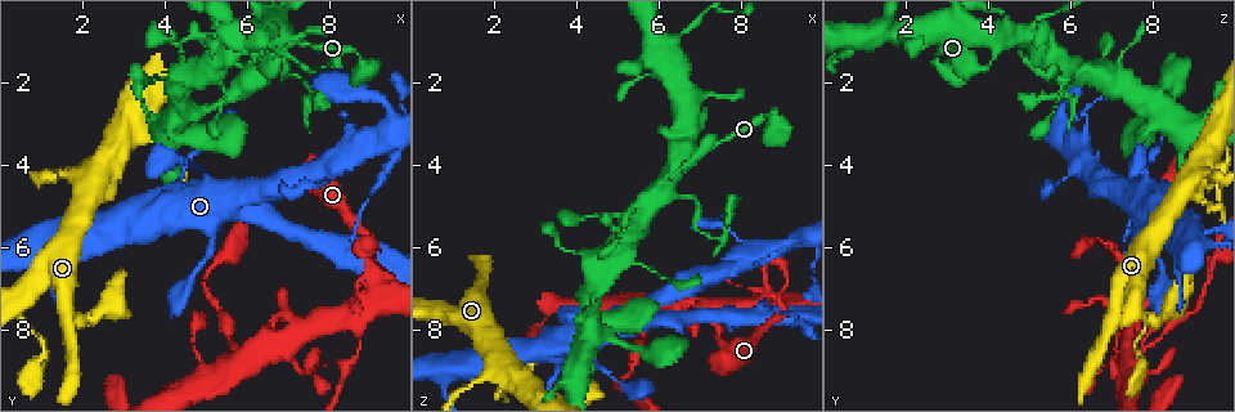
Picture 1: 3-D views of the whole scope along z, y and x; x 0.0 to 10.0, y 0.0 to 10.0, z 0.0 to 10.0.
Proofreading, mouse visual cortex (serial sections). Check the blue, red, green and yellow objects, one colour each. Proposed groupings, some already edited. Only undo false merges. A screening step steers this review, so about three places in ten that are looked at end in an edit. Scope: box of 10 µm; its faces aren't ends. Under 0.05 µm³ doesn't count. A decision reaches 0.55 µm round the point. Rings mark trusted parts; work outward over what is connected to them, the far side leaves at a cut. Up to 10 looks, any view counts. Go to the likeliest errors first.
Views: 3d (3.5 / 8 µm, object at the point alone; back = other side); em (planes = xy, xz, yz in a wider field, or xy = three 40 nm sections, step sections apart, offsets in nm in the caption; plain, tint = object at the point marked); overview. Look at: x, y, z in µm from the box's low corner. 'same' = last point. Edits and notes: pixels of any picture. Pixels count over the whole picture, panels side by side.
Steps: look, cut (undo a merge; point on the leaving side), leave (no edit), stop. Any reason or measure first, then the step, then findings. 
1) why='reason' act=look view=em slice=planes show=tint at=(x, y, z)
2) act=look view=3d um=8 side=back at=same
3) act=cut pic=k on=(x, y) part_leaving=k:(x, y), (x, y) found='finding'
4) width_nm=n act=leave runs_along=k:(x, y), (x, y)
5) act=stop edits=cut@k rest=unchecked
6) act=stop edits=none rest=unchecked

why='abrupt turn' act=look view=3d um=3.5 at=(6.90, 1.30, 4.90)

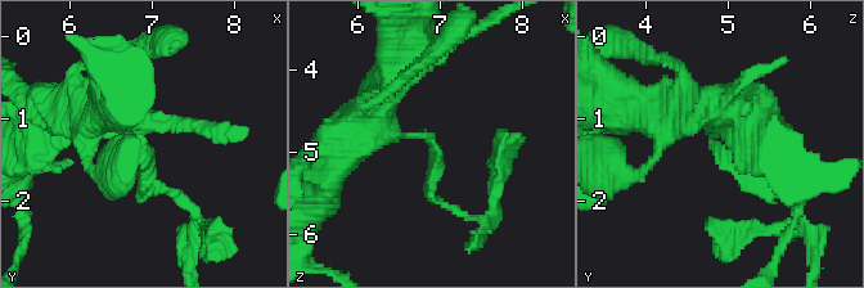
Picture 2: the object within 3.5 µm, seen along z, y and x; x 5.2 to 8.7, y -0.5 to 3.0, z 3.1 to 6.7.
arm_widths_nm=200,350 why='shape alone is not enough' act=look view=em slice=xy step=5 show=tint at=(6.85, 1.35, 4.90)

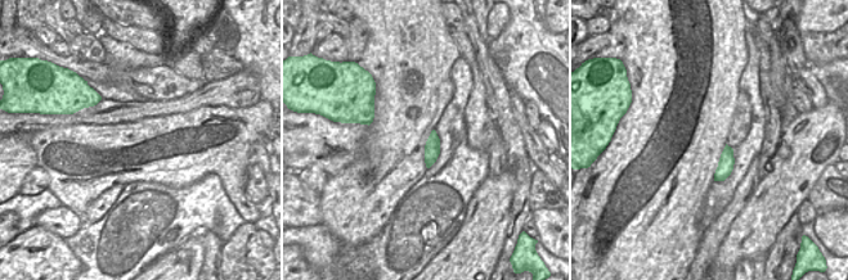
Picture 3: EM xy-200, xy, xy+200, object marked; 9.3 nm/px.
act=leave runs_along=2:(71, 109), (139, 134), (158, 185) found='all the same cell'

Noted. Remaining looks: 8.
why='side arm on a straight run' act=look view=3d um=3.5 at=(1.65, 7.50, 7.15)

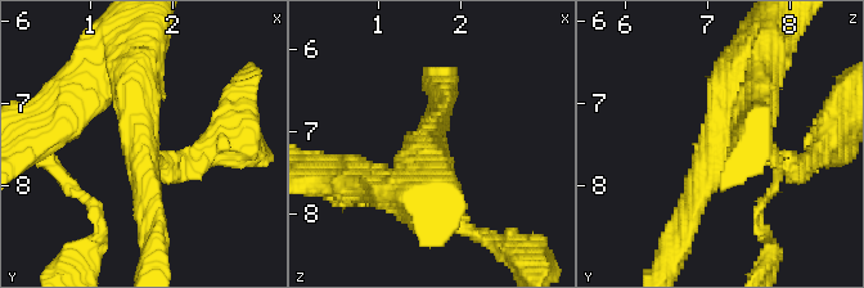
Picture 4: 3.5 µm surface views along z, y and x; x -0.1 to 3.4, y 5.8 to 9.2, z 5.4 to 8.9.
arm_widths_nm=150,300,500 act=leave runs_along=4:(751, 62), (715, 140), (791, 165) found='one cell here'

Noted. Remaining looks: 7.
why='branch point' act=look view=3d um=8 at=(8.90, 6.25, 7.35)

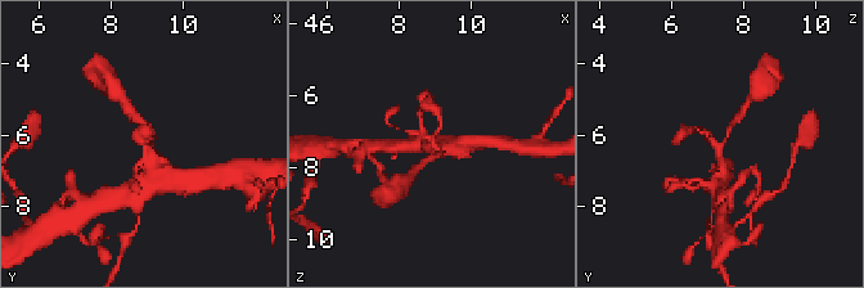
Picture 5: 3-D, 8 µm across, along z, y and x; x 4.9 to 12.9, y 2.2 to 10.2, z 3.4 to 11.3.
arms=3 arm_widths_nm=150,200,250 act=look view=em slice=xy step=5 show=tint at=same

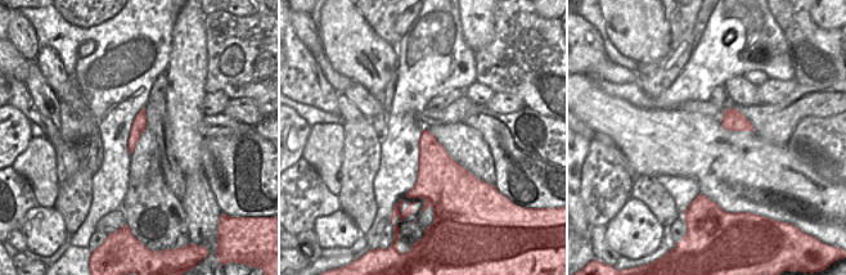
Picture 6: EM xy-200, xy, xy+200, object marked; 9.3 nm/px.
width_nm=300 act=leave runs_along=5:(737, 118), (719, 149), (721, 179) found='continuous, no second cell'

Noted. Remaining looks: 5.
why='thin neck' act=look view=3d um=8 at=(8.60, 8.65, 7.15)

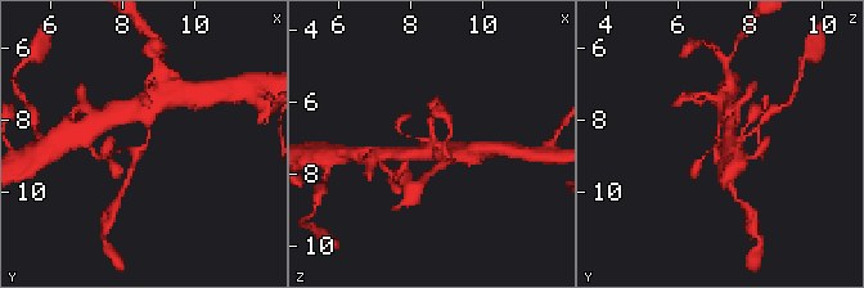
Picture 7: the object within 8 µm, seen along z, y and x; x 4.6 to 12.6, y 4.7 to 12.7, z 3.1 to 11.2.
why='shape alone is not enough' act=look view=em slice=xy step=3 show=tint at=same

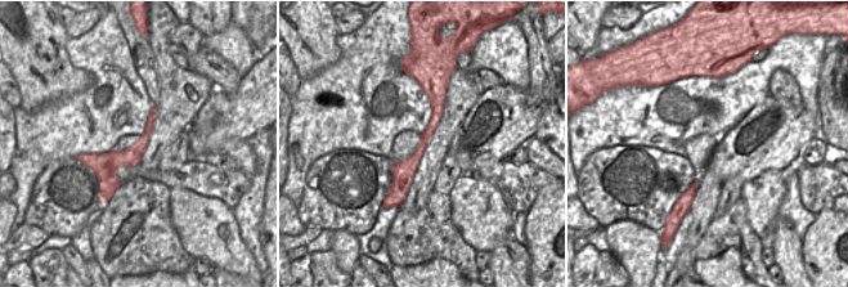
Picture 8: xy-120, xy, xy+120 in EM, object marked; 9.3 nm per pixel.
act=leave runs_along=8:(430, 89), (435, 120), (402, 196) found='all the same cell'

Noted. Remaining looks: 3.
act=stop edits=none rest=unchecked

